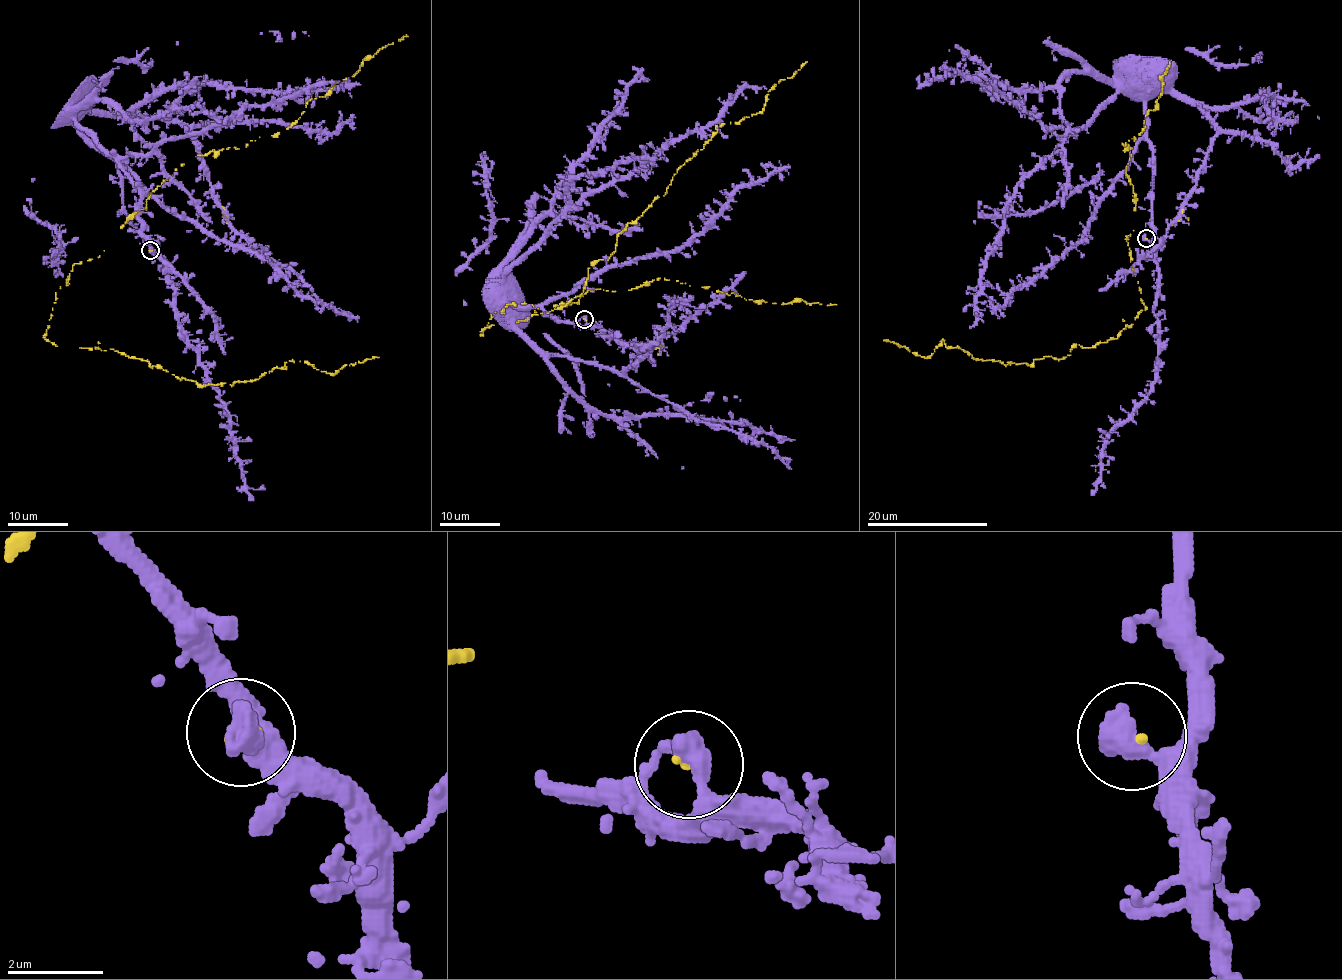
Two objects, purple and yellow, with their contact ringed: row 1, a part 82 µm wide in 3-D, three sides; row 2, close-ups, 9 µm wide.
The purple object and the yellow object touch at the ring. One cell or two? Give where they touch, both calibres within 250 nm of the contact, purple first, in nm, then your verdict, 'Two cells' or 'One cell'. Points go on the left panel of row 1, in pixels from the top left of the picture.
Place: (150, 250). Thickness 600 nm (purple) against 140 nm. One cell

